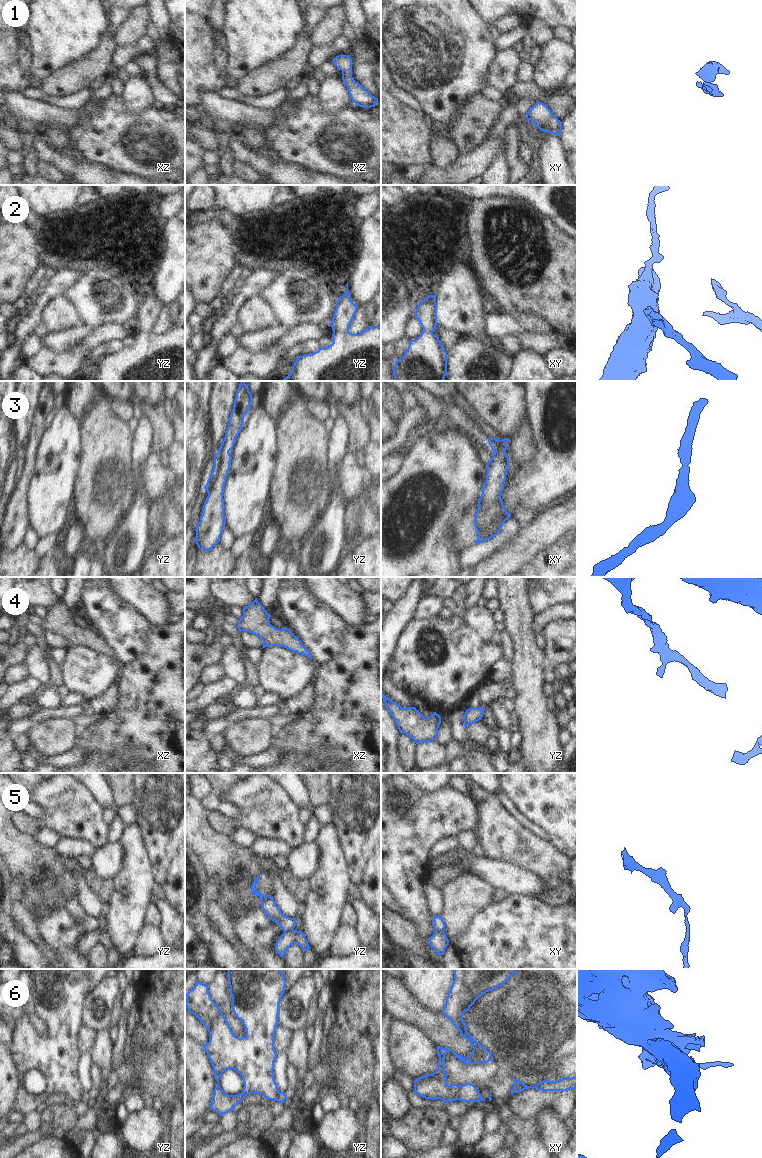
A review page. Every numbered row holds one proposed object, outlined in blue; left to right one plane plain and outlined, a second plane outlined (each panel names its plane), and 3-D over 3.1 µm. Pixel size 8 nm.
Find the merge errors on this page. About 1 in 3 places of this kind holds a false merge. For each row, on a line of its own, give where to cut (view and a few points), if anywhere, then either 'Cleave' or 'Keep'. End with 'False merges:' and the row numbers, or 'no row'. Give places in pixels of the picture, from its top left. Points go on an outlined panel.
1: No split. Keep
2: No split. Keep
3: No split. Keep
4: No split. Keep
5: Split along yz (292, 929), (284, 932). Cleave
6: Split along xy (462, 1085), (454, 1100). Cleave
False merges: 5, 6

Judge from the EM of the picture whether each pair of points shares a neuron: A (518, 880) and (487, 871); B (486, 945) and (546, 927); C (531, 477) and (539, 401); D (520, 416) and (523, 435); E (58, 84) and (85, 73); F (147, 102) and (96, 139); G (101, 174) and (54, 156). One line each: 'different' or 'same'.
A: same
B: same
C: same
D: different
E: same
F: different
G: same

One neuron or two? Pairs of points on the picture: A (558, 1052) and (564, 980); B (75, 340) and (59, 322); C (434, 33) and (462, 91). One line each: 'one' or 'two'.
A: two
B: two
C: one

